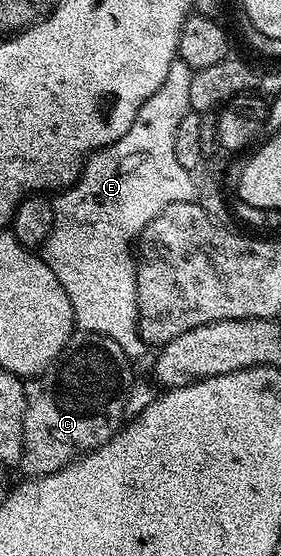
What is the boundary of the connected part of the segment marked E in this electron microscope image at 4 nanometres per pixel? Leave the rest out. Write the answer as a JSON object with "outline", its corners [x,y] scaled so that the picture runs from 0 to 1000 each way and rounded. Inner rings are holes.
{"outline":[[[626,106],[605,119],[605,133],[591,133],[591,147],[520,176],[520,183],[491,198],[463,234],[420,248],[384,266],[352,266],[299,290],[285,304],[285,318],[249,338],[210,347],[214,354],[185,360],[192,378],[192,406],[178,414],[171,432],[149,442],[157,469],[192,486],[206,507],[221,507],[221,522],[235,522],[235,536],[249,536],[249,550],[263,558],[270,590],[288,597],[345,597],[377,608],[406,608],[420,622],[452,637],[459,647],[495,649],[495,640],[534,633],[530,621],[498,604],[498,567],[491,565],[491,529],[484,527],[484,469],[477,441],[488,437],[505,405],[530,403],[591,371],[619,363],[694,362],[705,353],[705,331],[683,326],[687,311],[633,291],[633,277],[619,277],[619,239],[633,234],[633,219],[676,198],[676,140],[687,124],[662,112]]]}

